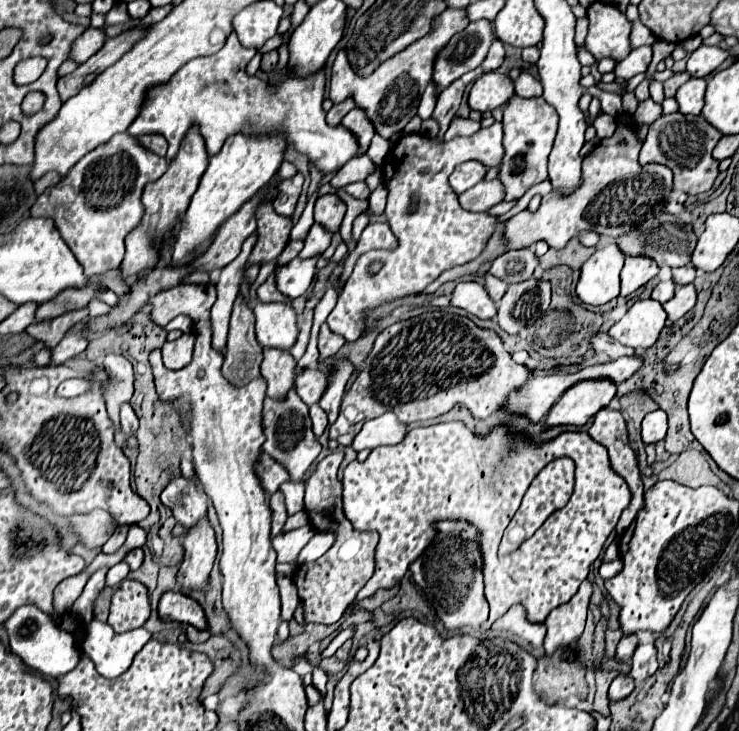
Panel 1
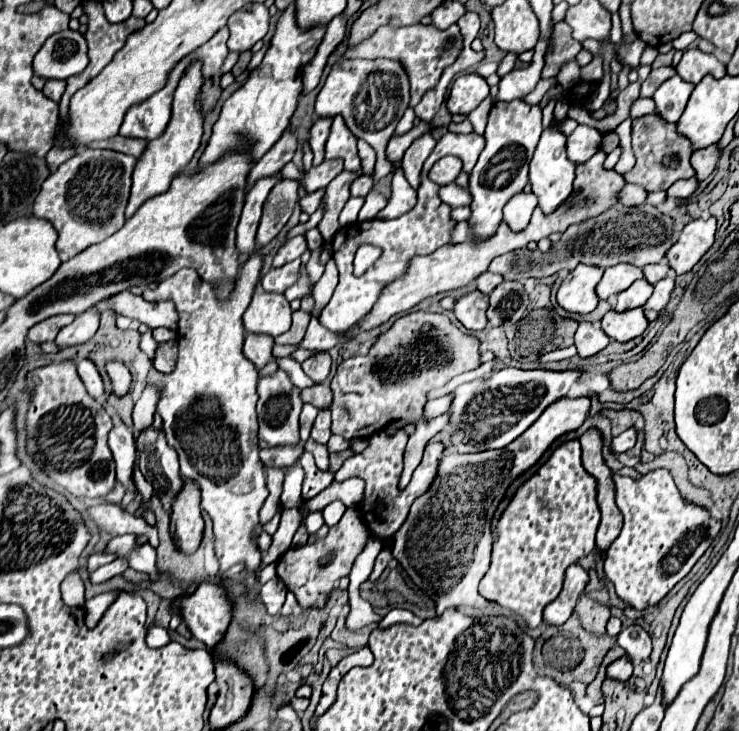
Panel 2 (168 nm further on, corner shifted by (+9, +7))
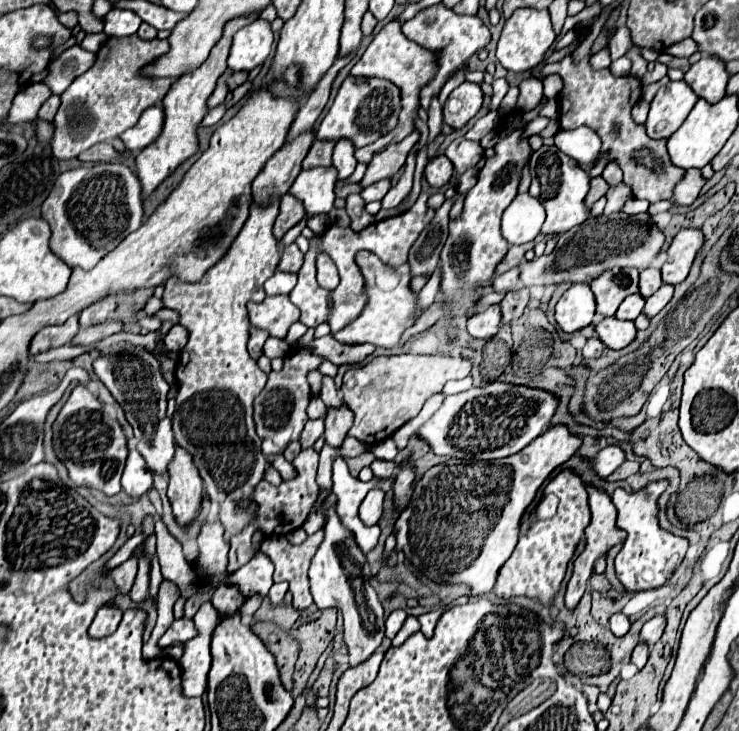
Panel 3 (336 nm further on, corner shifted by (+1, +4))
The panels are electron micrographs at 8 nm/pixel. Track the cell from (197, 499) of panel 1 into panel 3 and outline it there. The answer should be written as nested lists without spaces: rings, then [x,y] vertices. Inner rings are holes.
[[[132,347],[116,353],[102,353],[92,363],[92,369],[98,379],[108,387],[112,397],[120,403],[120,407],[126,411],[126,419],[134,429],[136,449],[148,463],[148,469],[166,477],[166,467],[168,461],[172,461],[176,445],[172,437],[172,423],[166,415],[166,395],[170,387],[162,377],[160,361],[146,347]]]

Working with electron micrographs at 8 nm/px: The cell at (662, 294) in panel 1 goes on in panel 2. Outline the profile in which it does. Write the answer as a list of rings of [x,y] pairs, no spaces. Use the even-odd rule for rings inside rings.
[[[636,280],[628,290],[620,292],[614,300],[614,308],[616,310],[630,310],[630,308],[638,308],[644,306],[646,300],[652,296],[654,286],[648,280]]]

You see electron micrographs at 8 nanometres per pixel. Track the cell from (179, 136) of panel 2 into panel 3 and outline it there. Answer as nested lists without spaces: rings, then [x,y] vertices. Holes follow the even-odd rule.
[[[250,13],[250,15],[242,15],[242,17],[236,17],[236,19],[228,21],[224,25],[222,37],[212,47],[210,57],[198,69],[192,69],[192,71],[184,73],[178,81],[172,83],[170,91],[162,99],[162,109],[164,109],[164,127],[162,127],[162,133],[160,133],[160,137],[156,141],[152,141],[136,157],[136,169],[138,169],[138,179],[142,183],[142,195],[144,197],[148,197],[184,159],[188,159],[194,151],[198,151],[196,129],[198,129],[200,121],[204,119],[204,115],[208,113],[206,101],[212,95],[218,77],[226,71],[226,59],[228,59],[228,47],[232,45],[232,35],[240,27],[244,27],[244,25],[256,21],[256,19],[258,19],[258,13]]]

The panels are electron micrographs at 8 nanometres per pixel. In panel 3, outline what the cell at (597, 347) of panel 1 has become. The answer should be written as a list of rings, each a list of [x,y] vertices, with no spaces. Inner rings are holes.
[[[592,337],[592,339],[588,339],[588,343],[584,345],[582,355],[584,355],[584,359],[594,359],[594,357],[600,357],[602,351],[604,351],[604,343],[600,343],[596,337]]]

